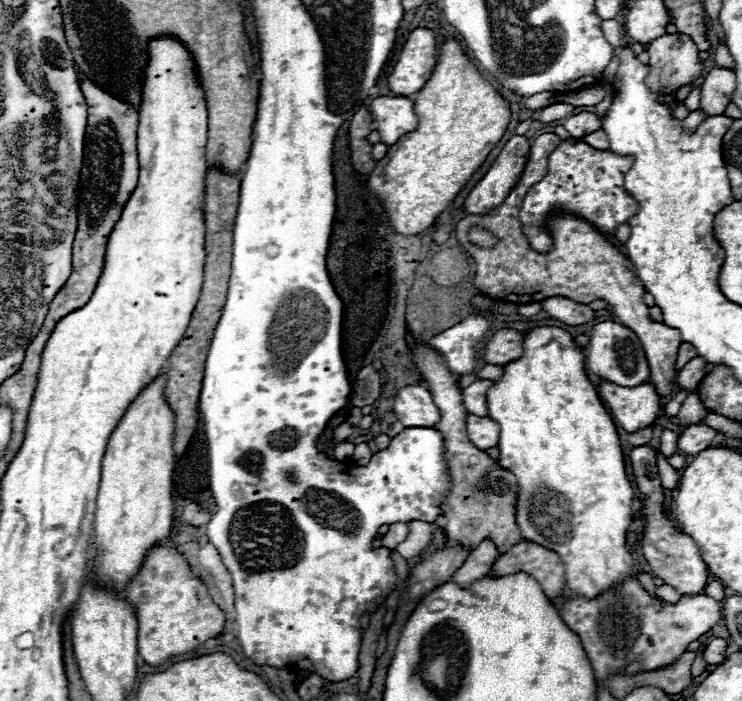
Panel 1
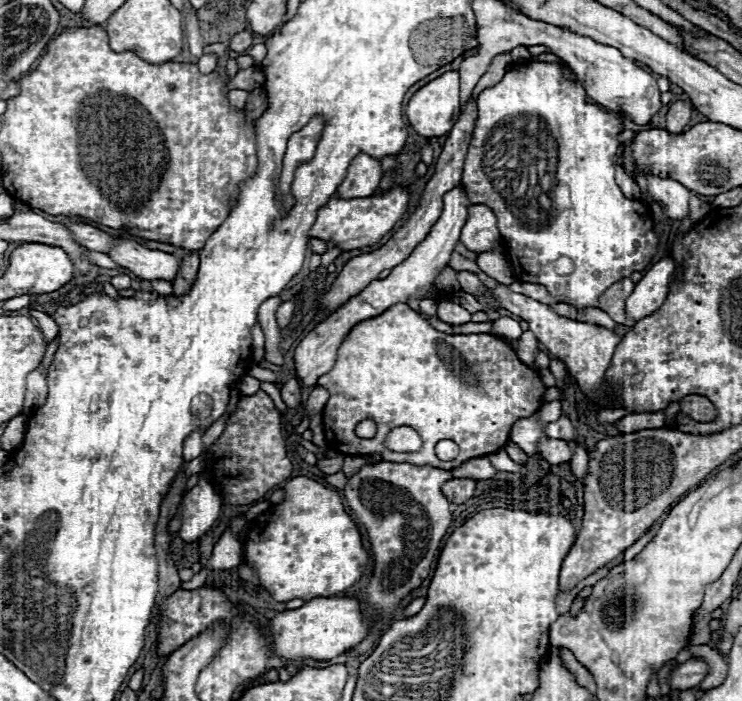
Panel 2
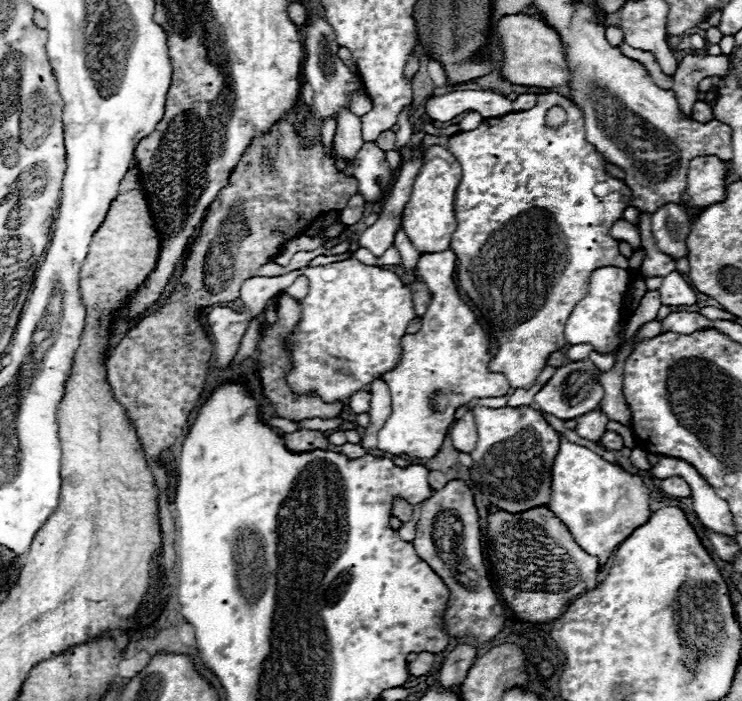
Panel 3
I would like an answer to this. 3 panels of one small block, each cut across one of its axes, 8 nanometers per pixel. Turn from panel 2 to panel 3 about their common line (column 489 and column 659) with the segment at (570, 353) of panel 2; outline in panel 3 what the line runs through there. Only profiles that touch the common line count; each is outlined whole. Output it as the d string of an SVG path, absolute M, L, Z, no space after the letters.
M670 272L668 276L664 276L658 292L660 292L662 304L668 304L668 306L682 306L682 304L690 306L698 302L696 292L680 272Z

